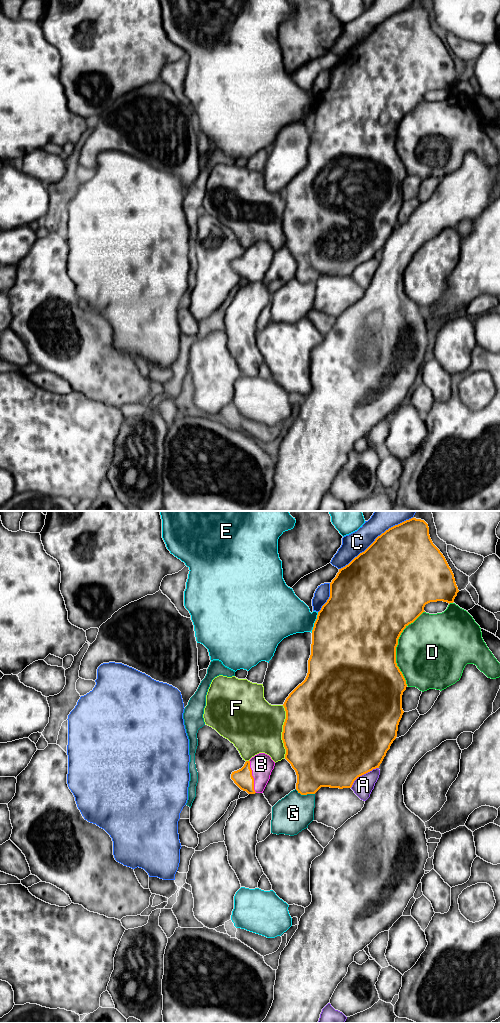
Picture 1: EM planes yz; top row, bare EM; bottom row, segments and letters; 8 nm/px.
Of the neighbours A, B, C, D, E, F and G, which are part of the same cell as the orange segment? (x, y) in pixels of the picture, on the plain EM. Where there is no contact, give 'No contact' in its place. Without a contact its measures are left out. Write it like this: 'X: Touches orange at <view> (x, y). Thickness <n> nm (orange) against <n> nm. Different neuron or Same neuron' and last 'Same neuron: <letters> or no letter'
A: Touches orange at yz (363, 262). Thickness 500 nm (orange) against 160 nm. Different neuron
B: Touches orange at yz (252, 264). Thickness 150 nm (orange) against 180 nm. Same neuron
C: Touches orange at yz (376, 26). Thickness 500 nm (orange) against 180 nm. Different neuron
D: Touches orange at yz (396, 134). Thickness 500 nm (orange) against 500 nm. Different neuron
E: Touches orange at yz (315, 110). Thickness 500 nm (orange) against 340 nm. Different neuron
F: Touches orange at yz (283, 219). Thickness 500 nm (orange) against 440 nm. Different neuron
G: Touches orange at yz (305, 282). Thickness 360 nm (orange) against 300 nm. Different neuron
Same neuron: B

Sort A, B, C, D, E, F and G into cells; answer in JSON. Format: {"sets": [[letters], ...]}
{"sets": [["A"], ["B"], ["C"], ["D"], ["E"], ["F"], ["G"]]}

